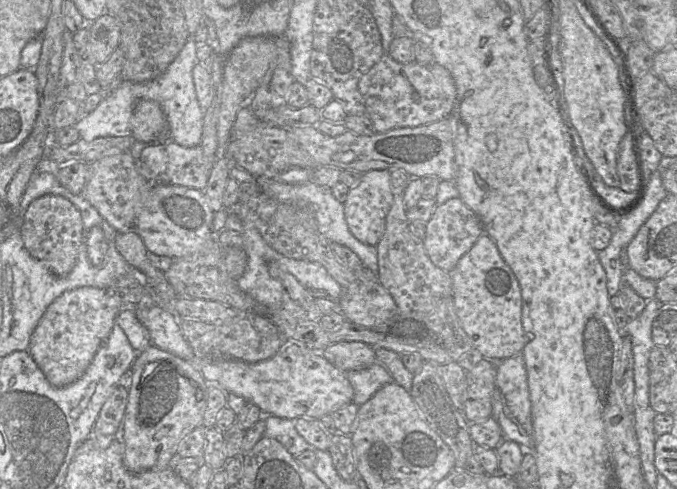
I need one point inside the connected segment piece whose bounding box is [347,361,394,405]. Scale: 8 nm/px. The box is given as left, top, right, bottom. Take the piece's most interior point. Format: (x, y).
(366, 382)

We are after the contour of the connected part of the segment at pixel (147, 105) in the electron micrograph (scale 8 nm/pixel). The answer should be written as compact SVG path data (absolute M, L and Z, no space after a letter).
M140 100L130 119L131 136L142 144L169 140L169 125L160 104L154 100Z

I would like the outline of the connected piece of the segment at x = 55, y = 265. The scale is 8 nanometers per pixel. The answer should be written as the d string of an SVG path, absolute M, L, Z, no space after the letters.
M47 194L32 201L24 212L19 233L29 254L44 263L57 277L65 277L71 272L85 244L85 230L79 210L59 195Z

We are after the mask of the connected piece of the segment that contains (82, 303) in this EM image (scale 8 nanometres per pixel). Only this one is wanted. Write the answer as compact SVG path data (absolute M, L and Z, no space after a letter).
M89 286L65 291L50 304L31 336L28 352L52 386L68 386L85 373L110 335L120 310L118 296Z

